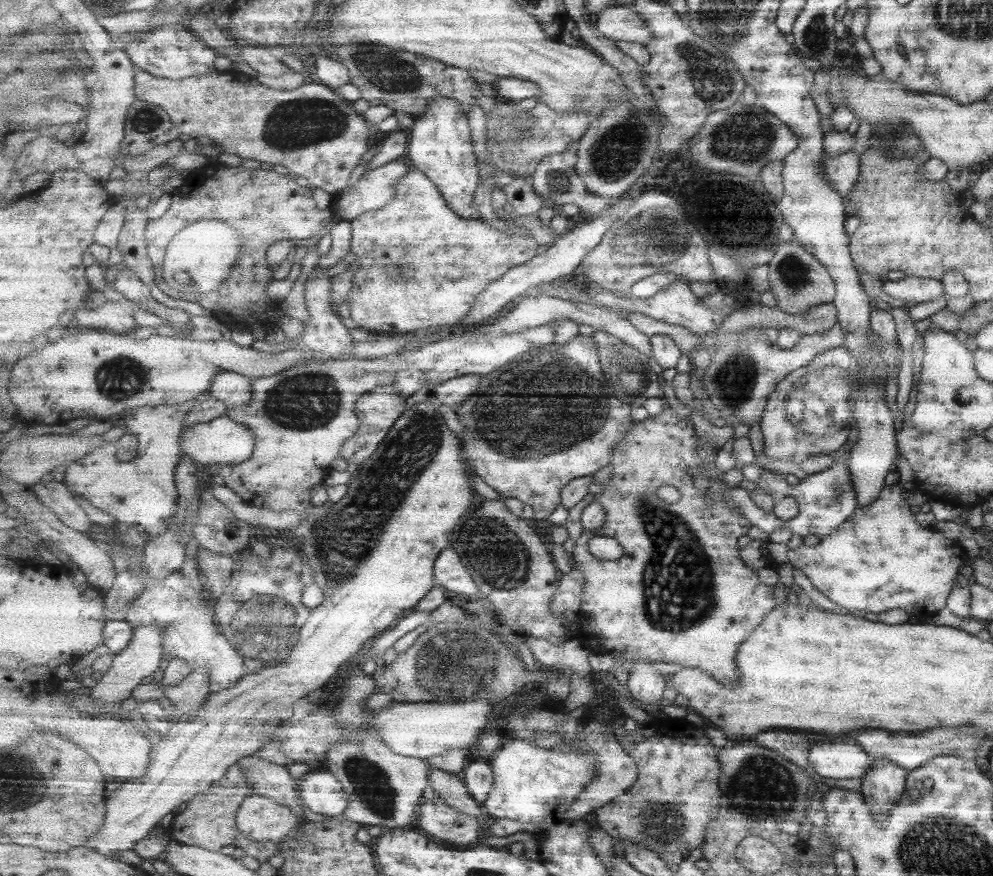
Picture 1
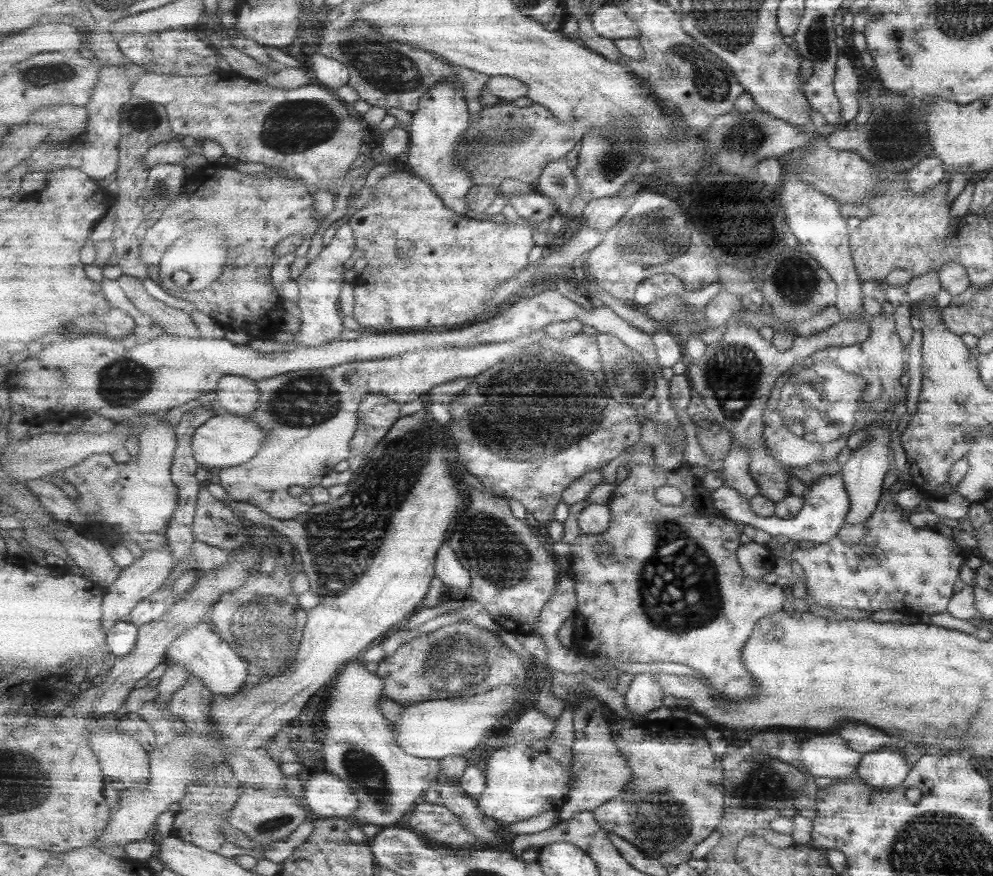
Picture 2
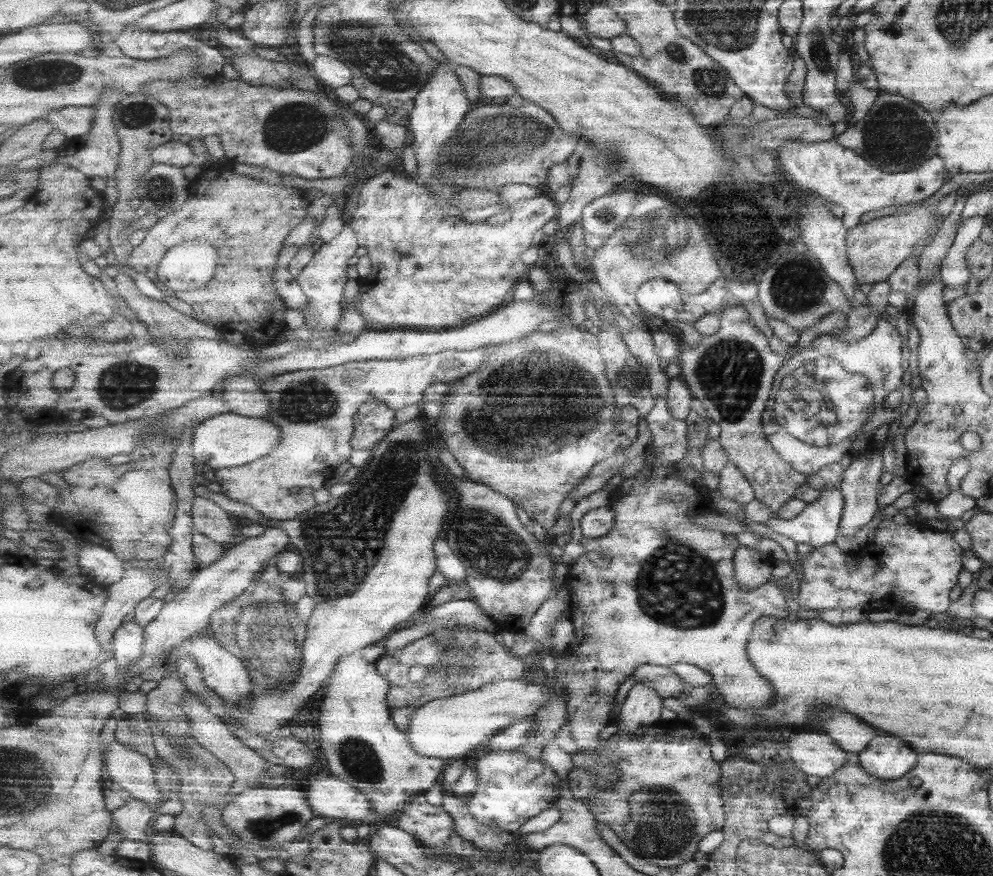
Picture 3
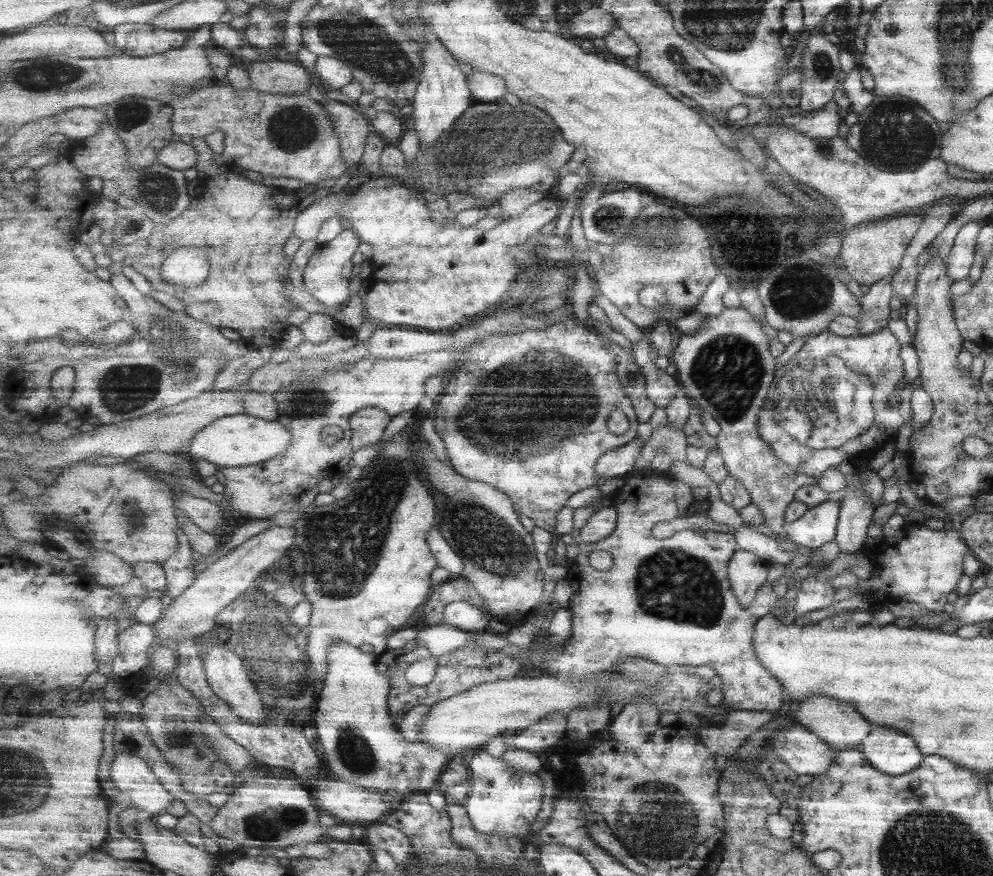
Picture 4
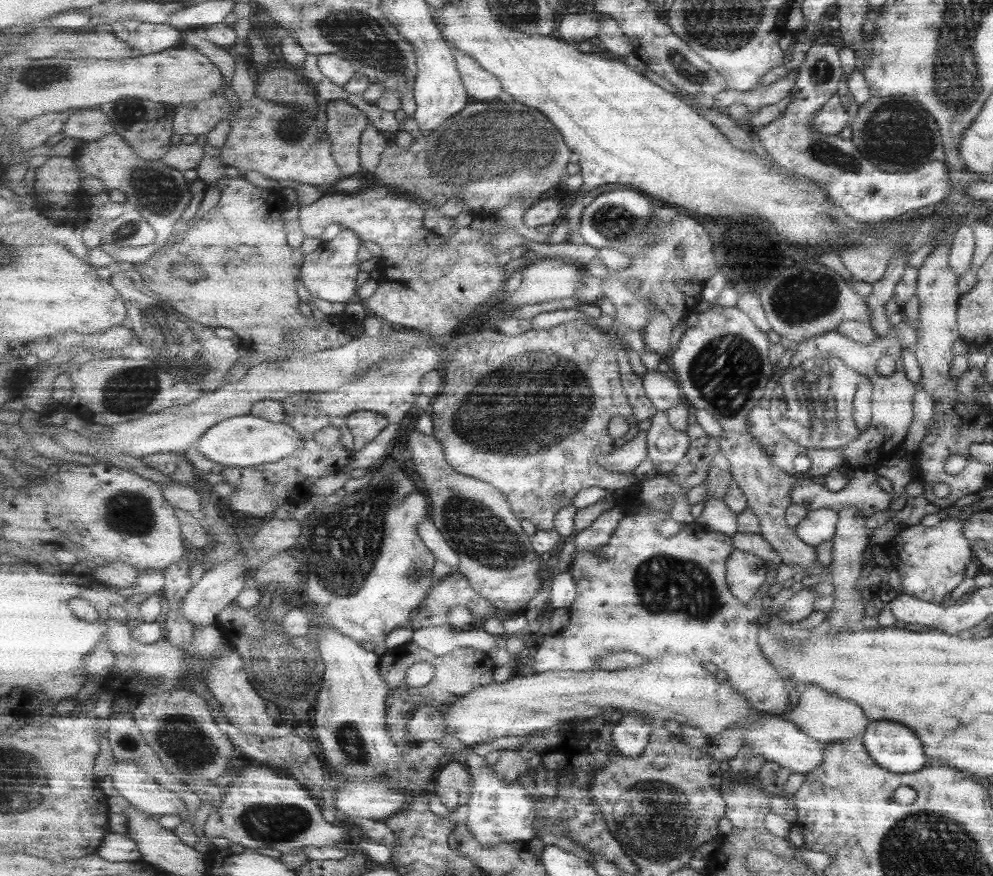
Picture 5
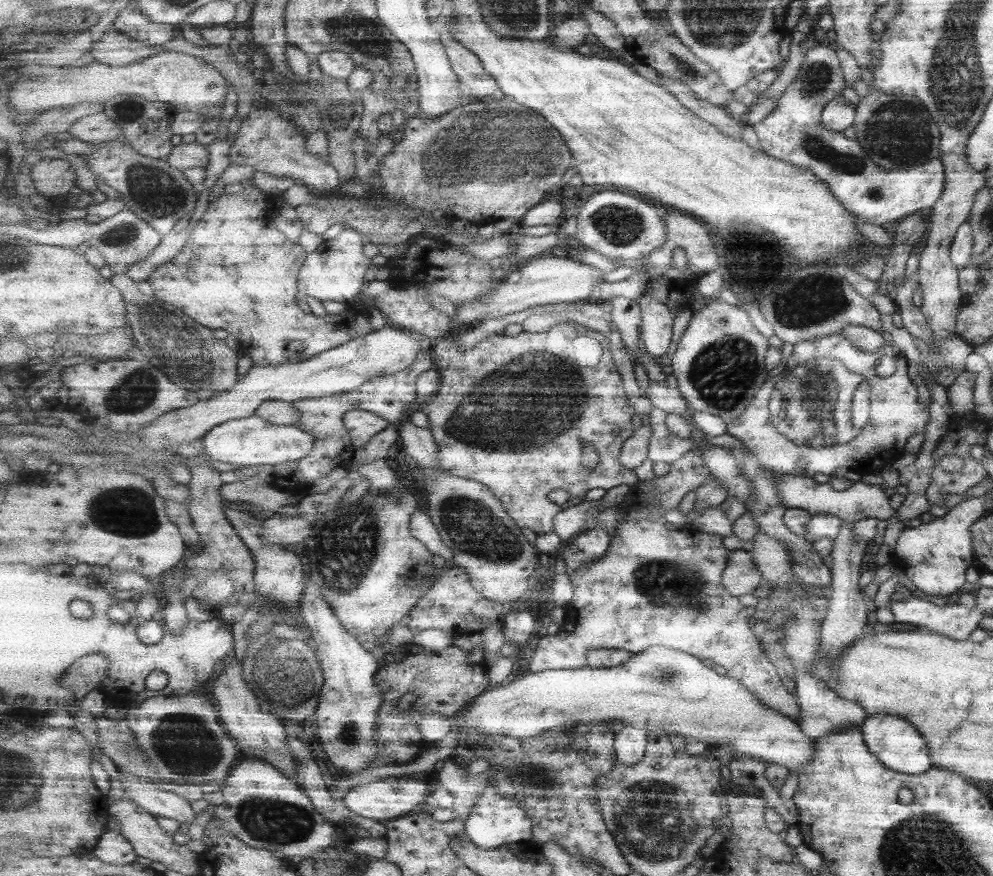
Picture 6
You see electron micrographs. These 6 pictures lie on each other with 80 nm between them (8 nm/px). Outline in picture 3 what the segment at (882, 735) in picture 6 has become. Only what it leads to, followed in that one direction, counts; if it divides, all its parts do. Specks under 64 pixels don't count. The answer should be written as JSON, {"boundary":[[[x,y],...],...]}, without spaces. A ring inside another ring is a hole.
{"boundary":[[[875,736],[870,745],[858,754],[862,767],[879,780],[901,778],[914,768],[919,753],[894,736]]]}

